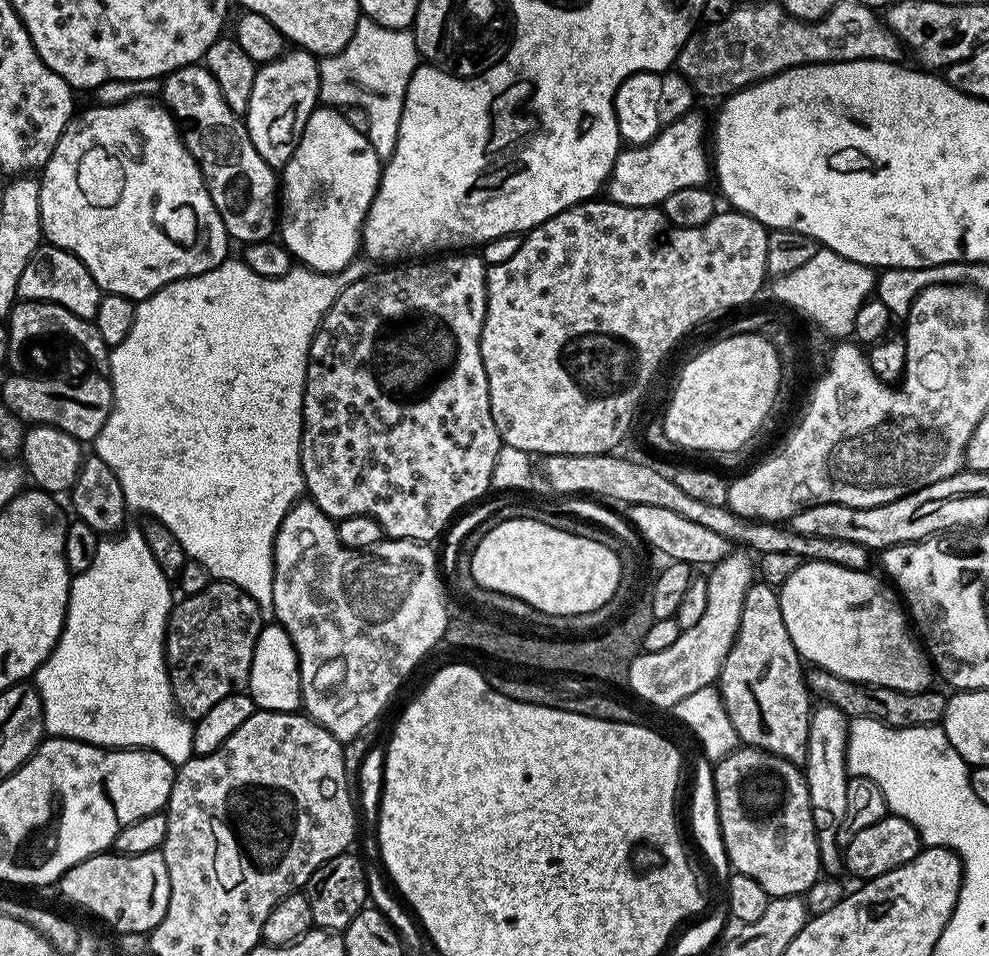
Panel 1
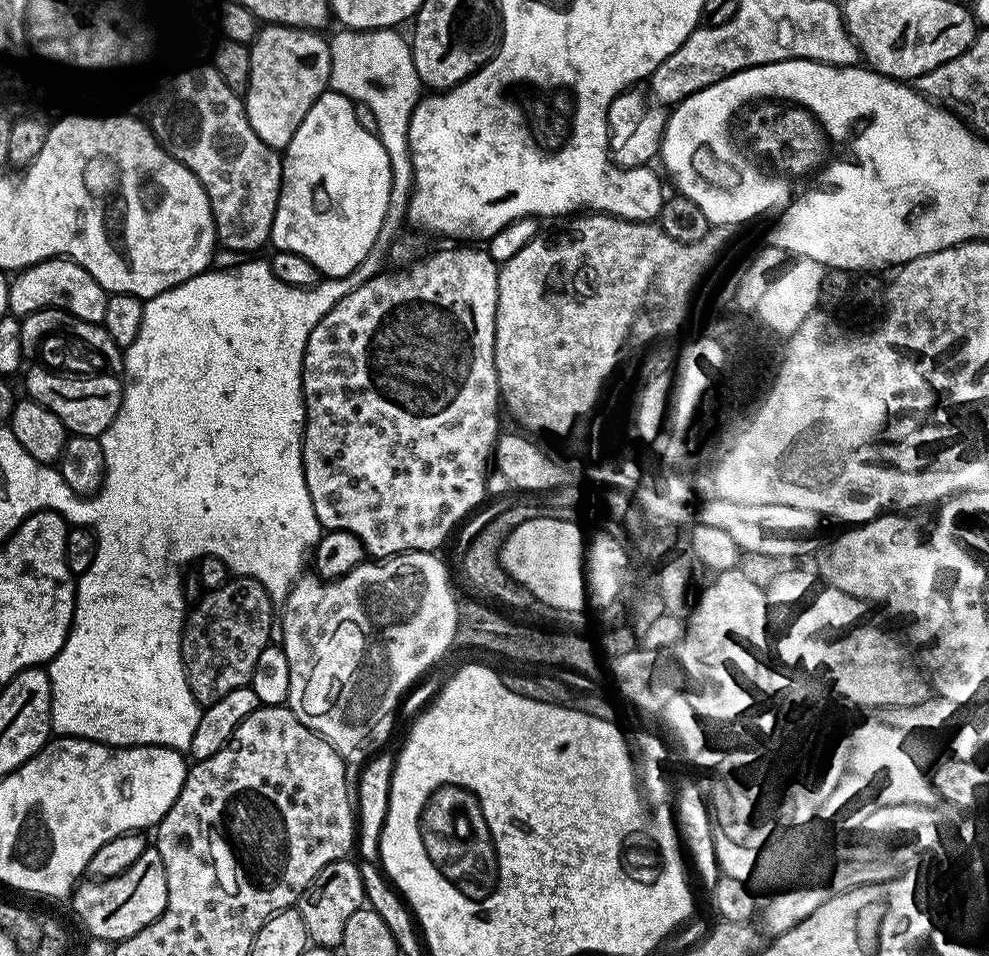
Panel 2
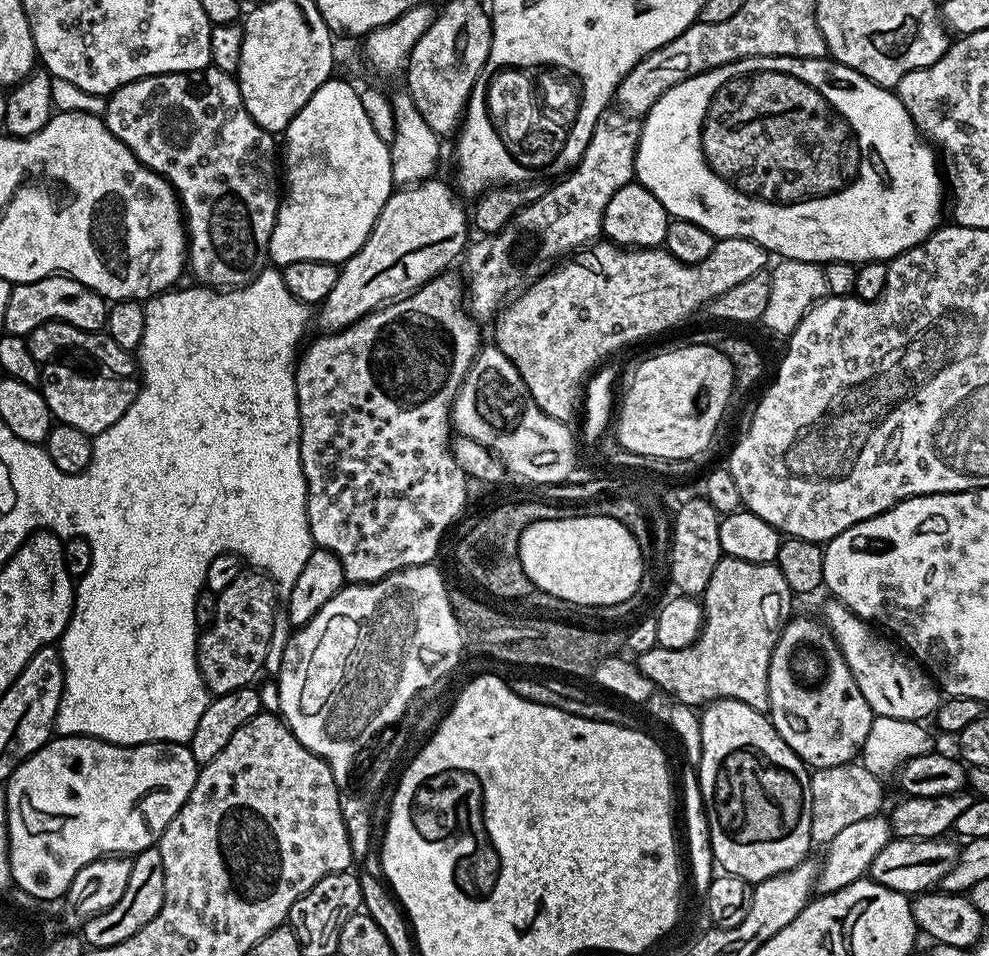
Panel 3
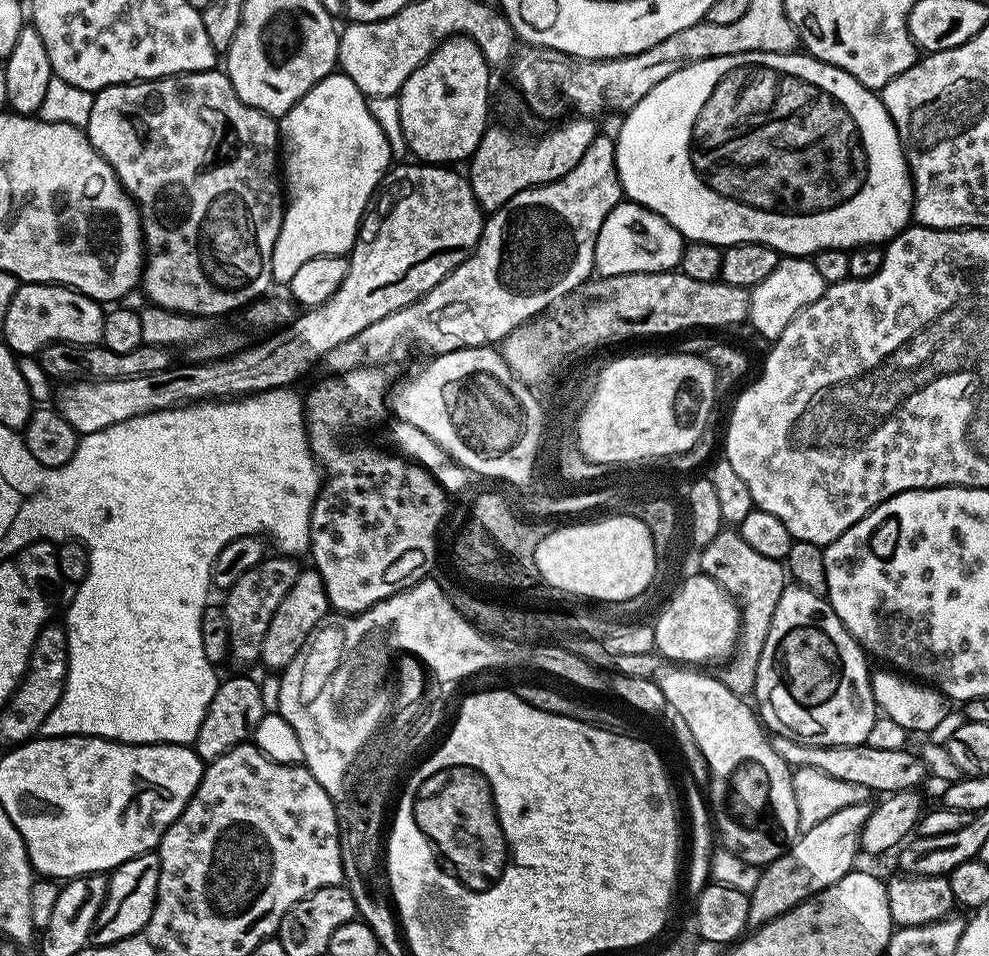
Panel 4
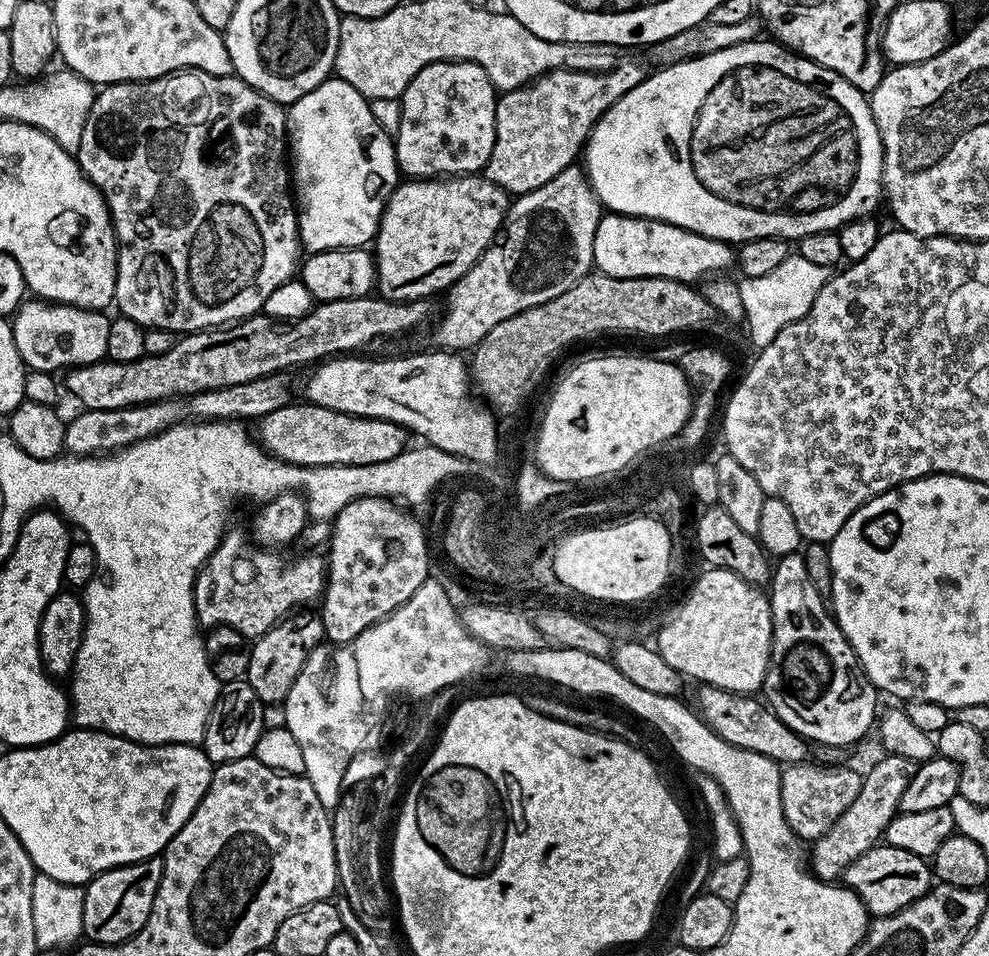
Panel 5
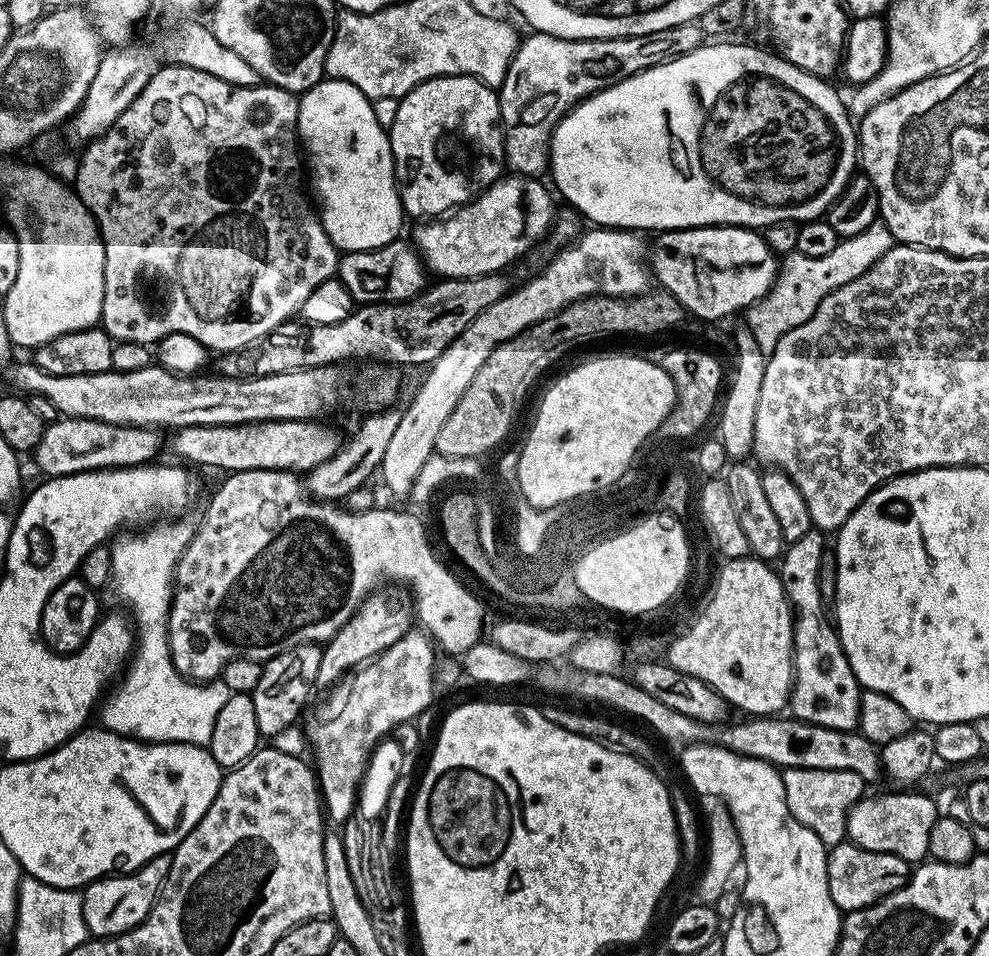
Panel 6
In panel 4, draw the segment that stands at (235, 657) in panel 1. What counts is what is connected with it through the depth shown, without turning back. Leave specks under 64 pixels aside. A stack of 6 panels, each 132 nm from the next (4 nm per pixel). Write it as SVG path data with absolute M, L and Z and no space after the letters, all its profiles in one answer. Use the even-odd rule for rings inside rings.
M268 554L257 565L251 566L250 570L242 574L232 588L227 590L222 600L222 607L226 618L230 622L230 653L231 663L236 663L240 670L248 670L251 664L260 664L262 654L262 642L266 639L266 630L270 626L270 618L274 618L274 610L286 598L286 590L294 586L294 578L302 568L295 559L283 554Z

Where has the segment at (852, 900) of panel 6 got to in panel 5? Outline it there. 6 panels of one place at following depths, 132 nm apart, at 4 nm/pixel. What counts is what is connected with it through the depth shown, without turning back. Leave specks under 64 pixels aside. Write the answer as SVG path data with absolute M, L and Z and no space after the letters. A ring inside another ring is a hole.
M886 843L868 848L844 871L843 883L858 893L873 917L892 916L898 910L910 906L934 887L932 865L925 857L910 854L910 850L898 850Z

